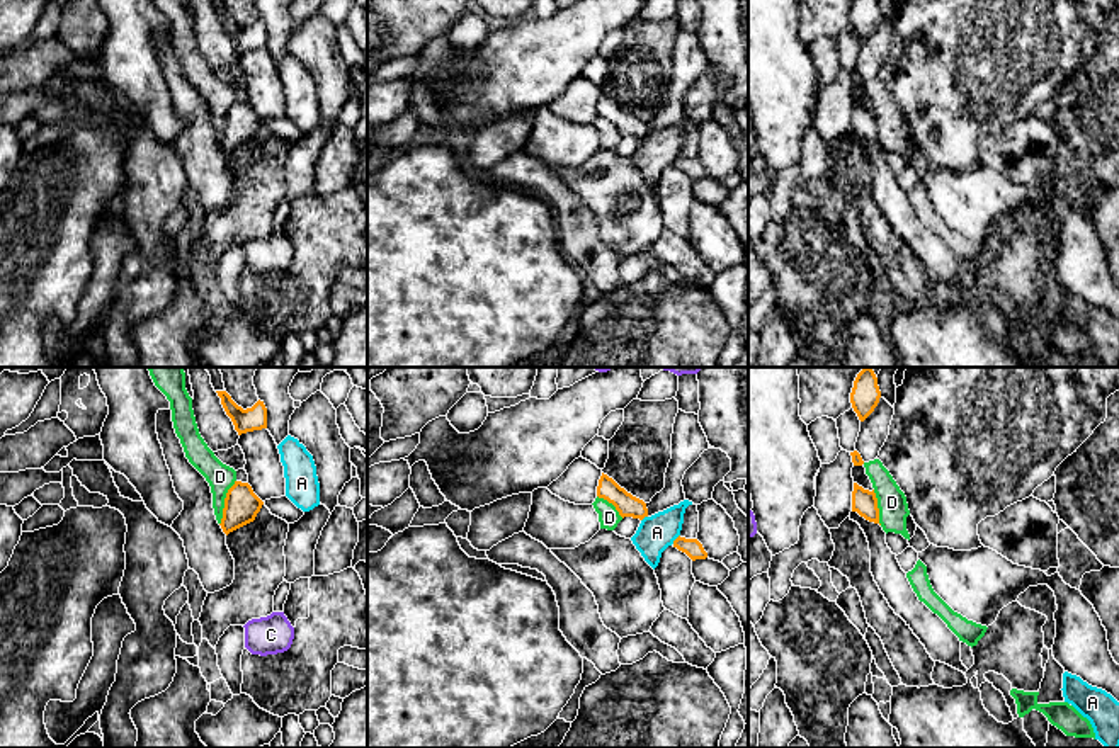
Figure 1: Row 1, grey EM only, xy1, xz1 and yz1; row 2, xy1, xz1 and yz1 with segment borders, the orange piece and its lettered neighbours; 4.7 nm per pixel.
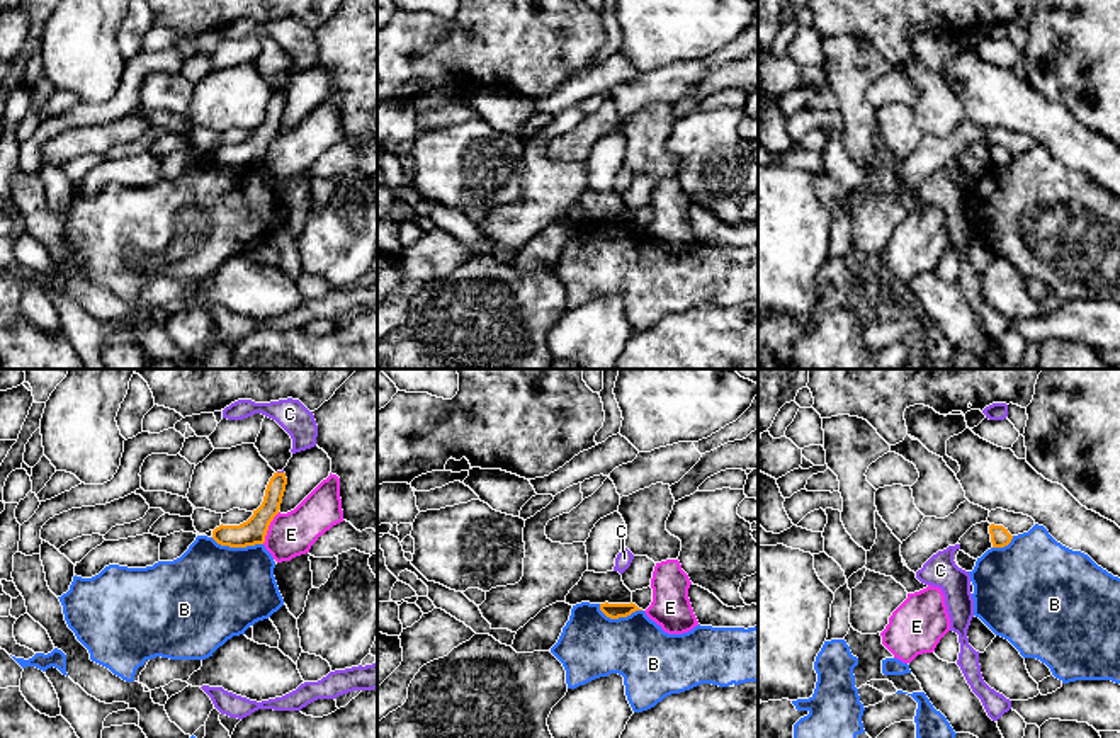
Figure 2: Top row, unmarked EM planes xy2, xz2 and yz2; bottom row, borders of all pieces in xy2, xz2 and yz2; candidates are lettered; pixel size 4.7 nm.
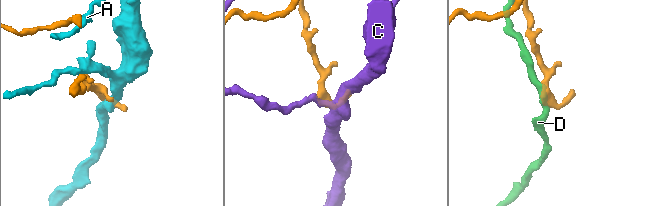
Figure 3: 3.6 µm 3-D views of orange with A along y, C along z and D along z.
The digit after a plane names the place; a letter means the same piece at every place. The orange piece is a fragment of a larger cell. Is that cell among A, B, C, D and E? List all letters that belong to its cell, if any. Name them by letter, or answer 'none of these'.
none of these

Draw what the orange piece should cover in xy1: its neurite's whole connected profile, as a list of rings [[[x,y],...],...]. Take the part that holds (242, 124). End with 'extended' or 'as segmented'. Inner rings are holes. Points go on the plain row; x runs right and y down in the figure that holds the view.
[[[235,100],[224,117],[221,148],[228,155],[230,151],[255,139],[264,121],[253,112],[248,102]]]; as segmented

